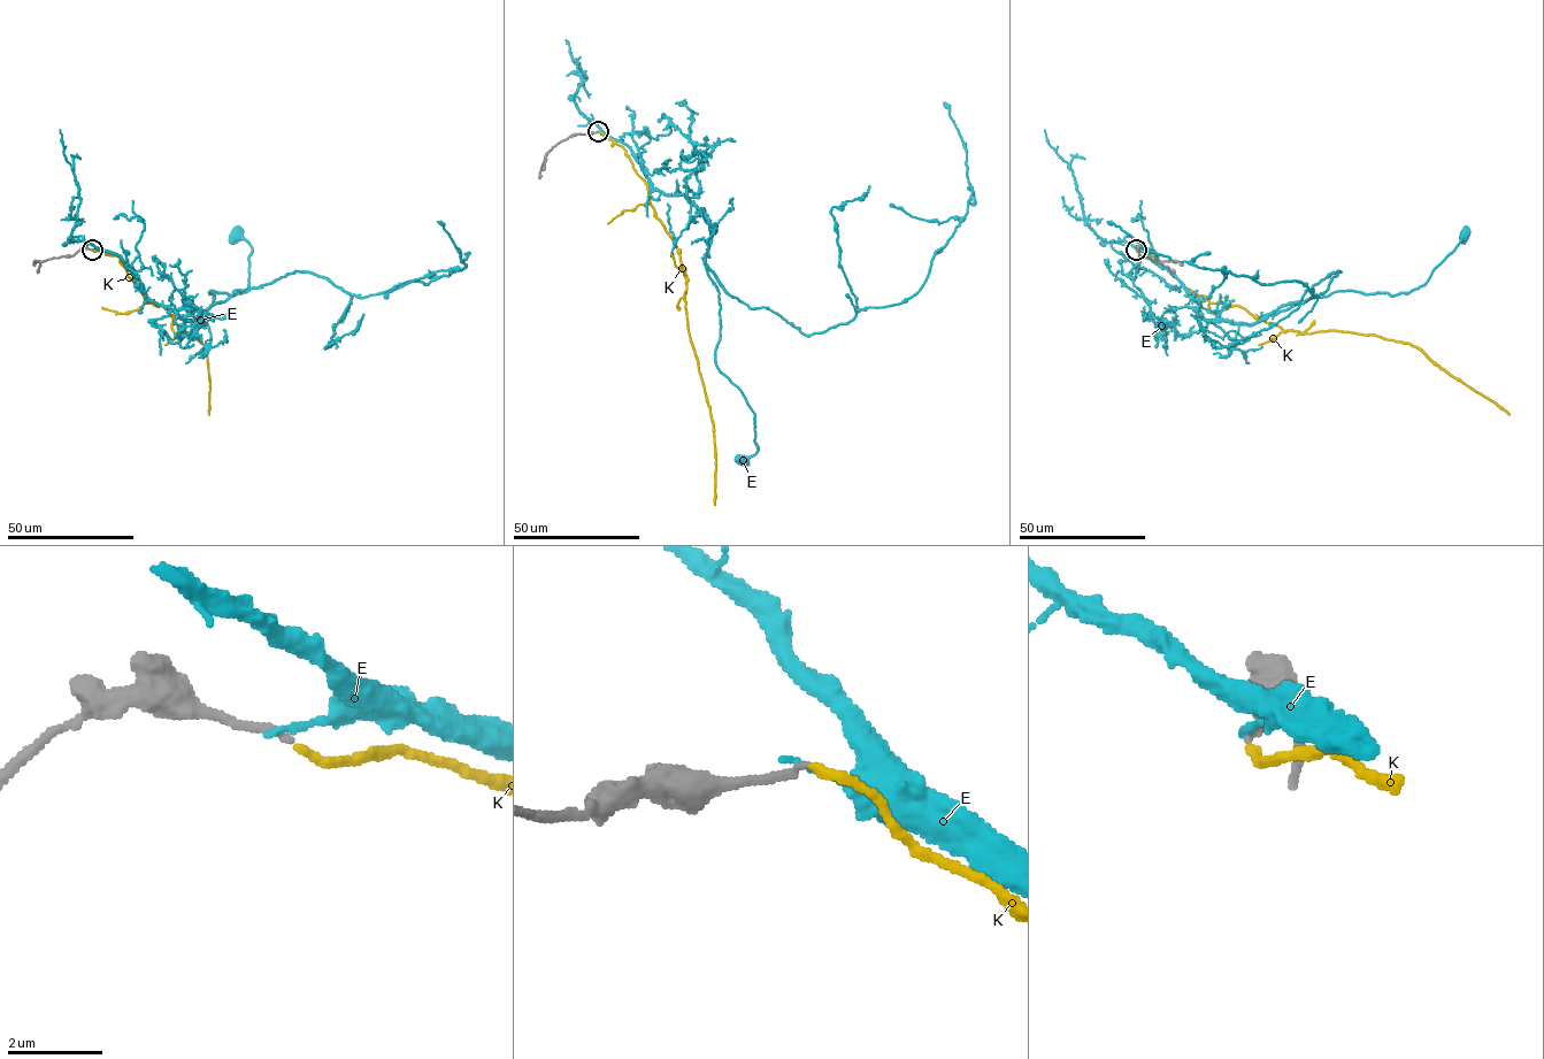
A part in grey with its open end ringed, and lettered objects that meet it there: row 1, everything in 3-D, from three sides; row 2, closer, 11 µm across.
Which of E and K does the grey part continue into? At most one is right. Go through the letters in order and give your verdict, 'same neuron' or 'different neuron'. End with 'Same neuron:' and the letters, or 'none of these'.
E: different neuron
K: same neuron
Same neuron: K

